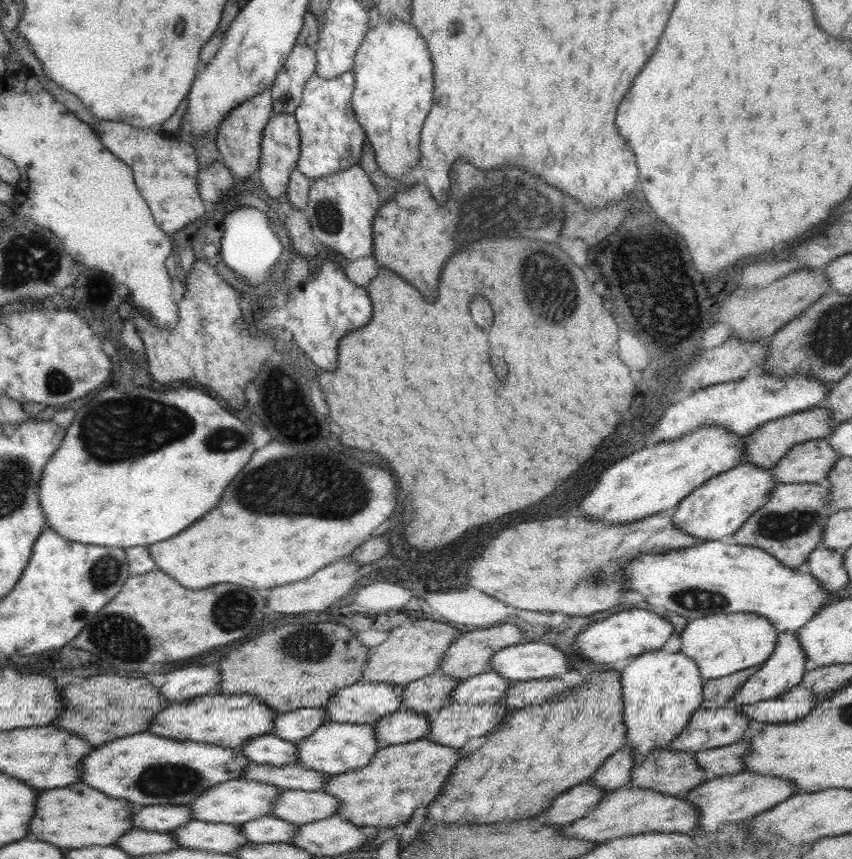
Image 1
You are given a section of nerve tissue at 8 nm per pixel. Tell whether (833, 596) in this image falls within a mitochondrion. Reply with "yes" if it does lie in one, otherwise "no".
no

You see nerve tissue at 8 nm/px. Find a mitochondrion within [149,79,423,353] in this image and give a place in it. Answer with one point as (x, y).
(329, 218)

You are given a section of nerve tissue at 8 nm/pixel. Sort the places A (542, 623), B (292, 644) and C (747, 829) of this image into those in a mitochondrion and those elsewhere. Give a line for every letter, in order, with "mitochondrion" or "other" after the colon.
A: other
B: mitochondrion
C: other

